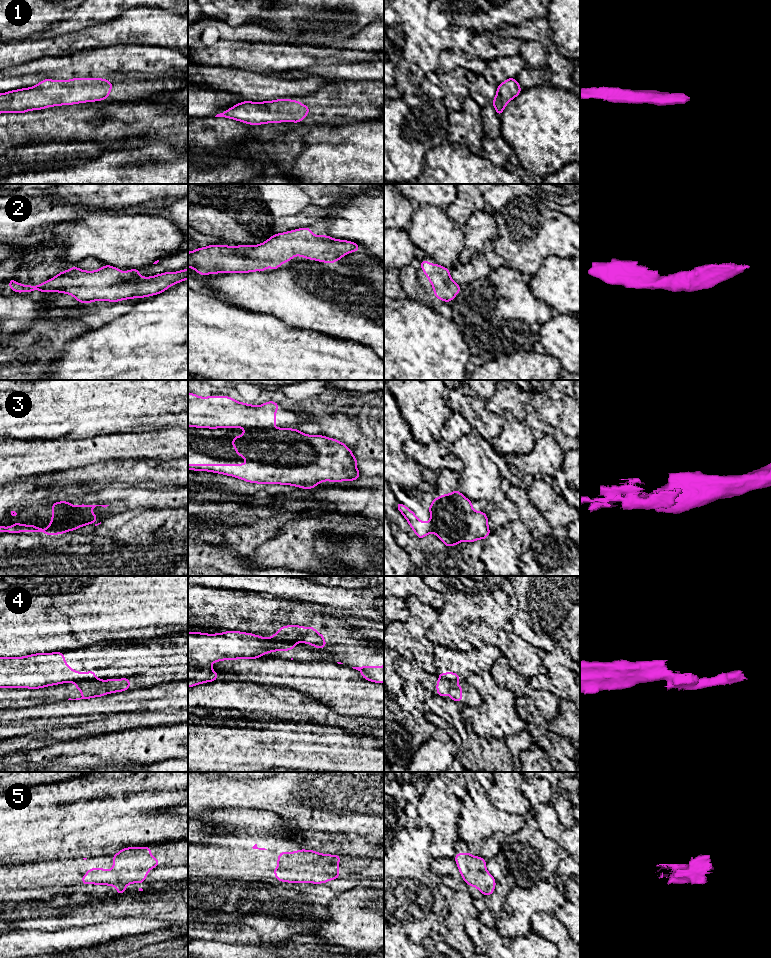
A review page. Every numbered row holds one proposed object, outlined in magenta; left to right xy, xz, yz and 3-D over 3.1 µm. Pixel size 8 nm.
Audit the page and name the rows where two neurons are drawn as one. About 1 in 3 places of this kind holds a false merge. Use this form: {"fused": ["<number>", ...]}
{"fused": ["3", "4"]}

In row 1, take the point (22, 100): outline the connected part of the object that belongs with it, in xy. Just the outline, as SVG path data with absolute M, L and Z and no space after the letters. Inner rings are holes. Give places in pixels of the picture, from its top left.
M44 79L31 88L0 94L0 113L25 113L52 106L101 101L109 98L113 84L108 79Z

